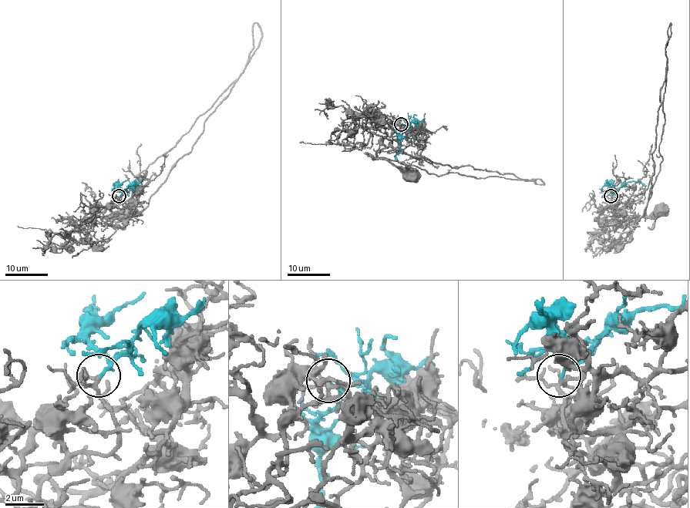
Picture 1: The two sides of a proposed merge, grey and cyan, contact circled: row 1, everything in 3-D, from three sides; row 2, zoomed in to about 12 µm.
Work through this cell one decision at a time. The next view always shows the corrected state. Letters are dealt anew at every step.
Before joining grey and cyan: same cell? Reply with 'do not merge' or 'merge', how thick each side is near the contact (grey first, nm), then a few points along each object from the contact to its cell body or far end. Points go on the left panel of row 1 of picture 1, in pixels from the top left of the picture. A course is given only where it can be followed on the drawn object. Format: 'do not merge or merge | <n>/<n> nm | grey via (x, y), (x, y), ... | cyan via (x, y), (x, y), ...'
merge | 160/130 nm | grey via (119, 196), (107, 223), (137, 215), (148, 204), (234, 81), (132, 186), (95, 214), (127, 212) | cyan via (119, 196), (122, 194), (117, 189), (117, 181), (113, 183), (116, 186)

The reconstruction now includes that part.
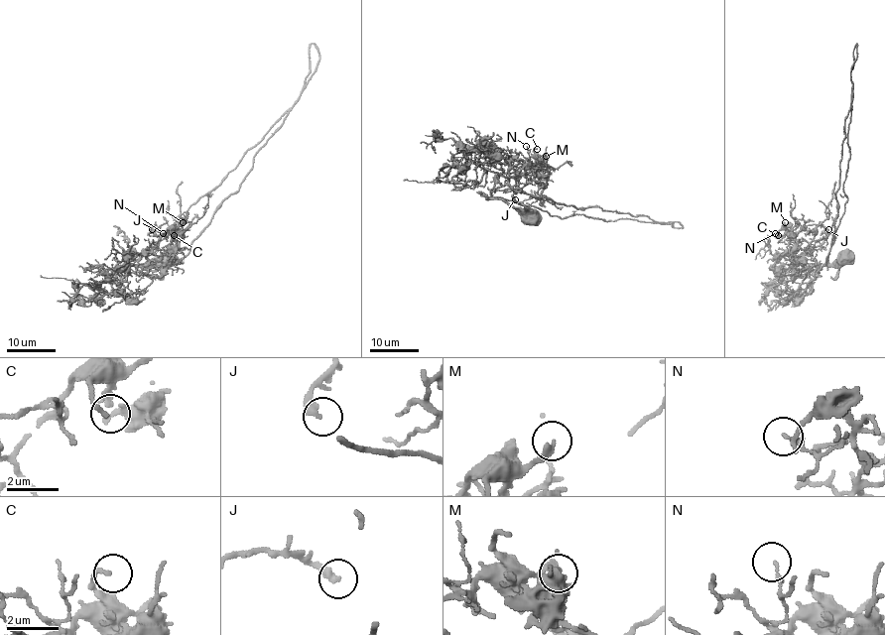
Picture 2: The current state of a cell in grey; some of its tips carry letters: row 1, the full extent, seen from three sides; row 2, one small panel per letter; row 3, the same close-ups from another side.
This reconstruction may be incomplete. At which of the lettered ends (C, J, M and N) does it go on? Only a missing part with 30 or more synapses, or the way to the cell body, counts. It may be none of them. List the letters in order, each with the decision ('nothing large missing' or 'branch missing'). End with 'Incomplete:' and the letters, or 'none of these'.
C: nothing large missing
J: nothing large missing
M: nothing large missing
N: nothing large missing
Incomplete: none of these

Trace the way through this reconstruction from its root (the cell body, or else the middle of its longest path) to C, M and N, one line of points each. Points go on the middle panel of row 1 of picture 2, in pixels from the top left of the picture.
C: (529, 217), (492, 197), (563, 218), (653, 221), (512, 190), (505, 184), (510, 162), (526, 161), (537, 149)
M: (529, 217), (492, 197), (563, 218), (653, 221), (558, 204), (505, 184), (513, 160), (546, 156)
N: (529, 217), (492, 197), (563, 218), (653, 221), (512, 190), (505, 184), (510, 162), (529, 156), (526, 146)

